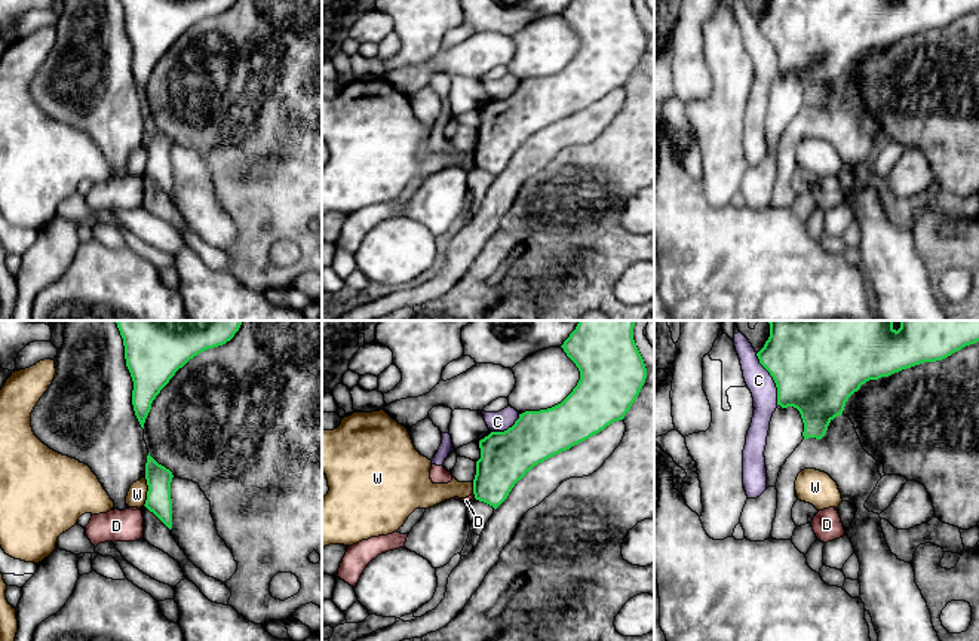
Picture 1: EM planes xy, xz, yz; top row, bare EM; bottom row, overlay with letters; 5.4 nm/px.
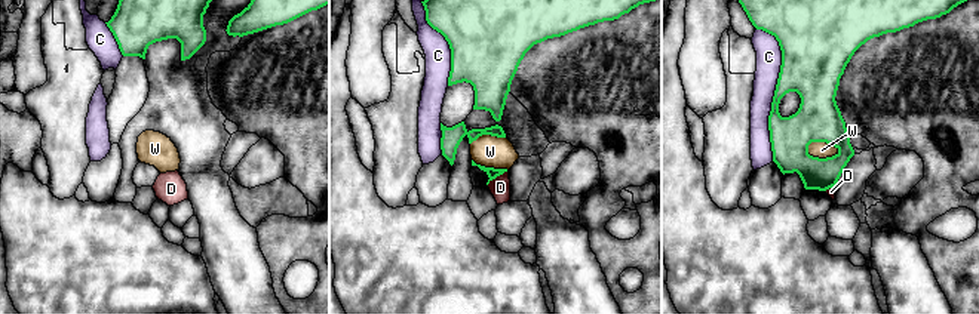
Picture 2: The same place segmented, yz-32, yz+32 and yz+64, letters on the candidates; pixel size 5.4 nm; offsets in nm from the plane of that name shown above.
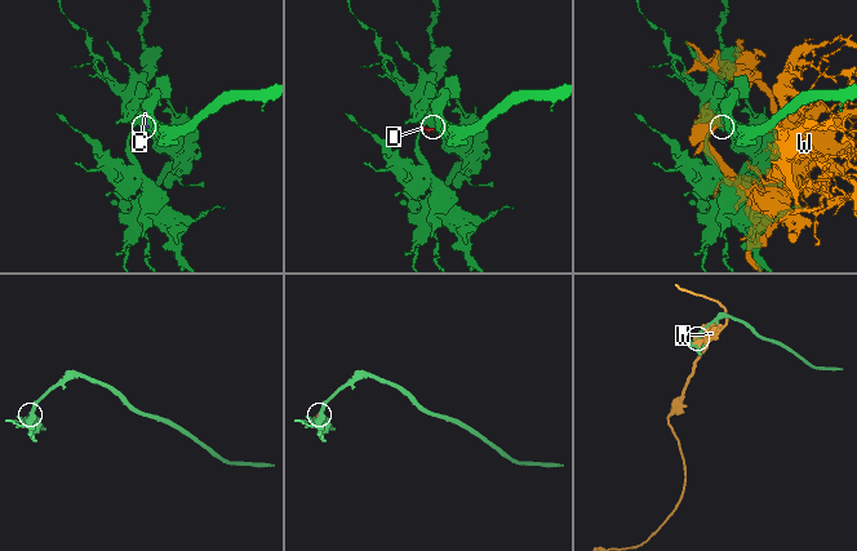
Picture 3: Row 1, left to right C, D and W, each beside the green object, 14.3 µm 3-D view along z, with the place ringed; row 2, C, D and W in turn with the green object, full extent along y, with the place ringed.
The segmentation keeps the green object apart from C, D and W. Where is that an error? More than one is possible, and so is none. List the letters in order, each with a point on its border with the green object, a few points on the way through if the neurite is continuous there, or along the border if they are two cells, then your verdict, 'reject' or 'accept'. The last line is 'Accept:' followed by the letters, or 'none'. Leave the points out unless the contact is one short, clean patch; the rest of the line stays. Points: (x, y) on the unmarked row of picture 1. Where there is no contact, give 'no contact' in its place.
C: meets green in yz at (773, 46); reject
D: meets green in xz at (475, 163); border along xz (473, 160), (475, 165); reject
W: meets green in xy at (147, 159); reject
Accept: none

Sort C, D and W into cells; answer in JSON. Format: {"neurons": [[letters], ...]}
{"neurons": [["C", "D"], ["W"]]}

